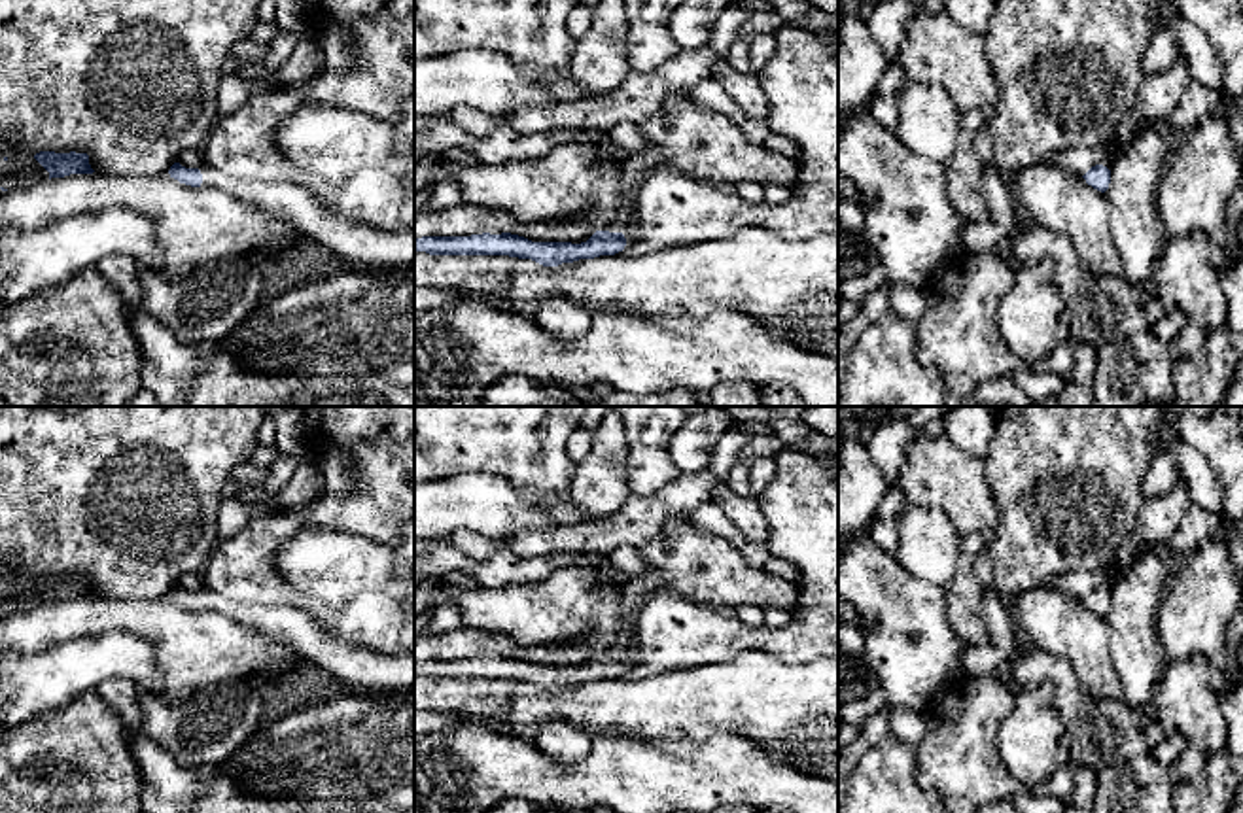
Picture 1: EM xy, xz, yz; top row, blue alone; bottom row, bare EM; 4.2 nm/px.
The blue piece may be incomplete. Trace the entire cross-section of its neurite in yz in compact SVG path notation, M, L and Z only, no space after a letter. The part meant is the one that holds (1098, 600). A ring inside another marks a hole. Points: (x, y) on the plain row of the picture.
M1095 588L1082 601L1086 603L1088 609L1105 616L1111 607L1111 594L1103 588Z

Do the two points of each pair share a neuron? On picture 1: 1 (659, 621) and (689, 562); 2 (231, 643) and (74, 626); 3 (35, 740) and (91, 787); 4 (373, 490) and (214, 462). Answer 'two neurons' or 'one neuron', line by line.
1: two neurons
2: one neuron
3: one neuron
4: two neurons

